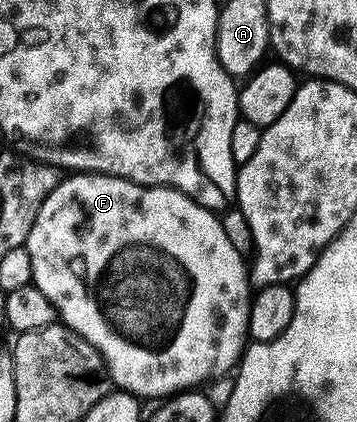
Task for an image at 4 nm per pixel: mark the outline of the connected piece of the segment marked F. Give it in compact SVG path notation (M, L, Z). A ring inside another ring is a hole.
M76 172L71 176L65 177L56 187L46 196L46 200L40 205L38 216L34 220L34 228L30 228L30 236L26 243L26 249L30 256L30 264L32 265L31 285L37 286L44 296L56 309L59 321L65 326L69 326L74 332L78 332L78 336L82 336L89 344L95 348L104 358L105 367L115 385L119 387L125 394L134 394L141 400L147 398L160 398L156 400L164 400L169 396L175 395L177 392L187 391L189 388L199 387L199 382L204 382L211 376L215 370L231 371L233 367L240 361L240 355L243 354L248 338L248 307L250 305L250 274L246 269L246 262L242 259L241 251L236 250L230 239L223 230L221 219L217 217L211 210L207 210L204 206L199 206L189 194L182 193L181 190L173 190L170 186L143 186L141 182L131 182L129 178L115 178L109 174L94 174L91 172Z

